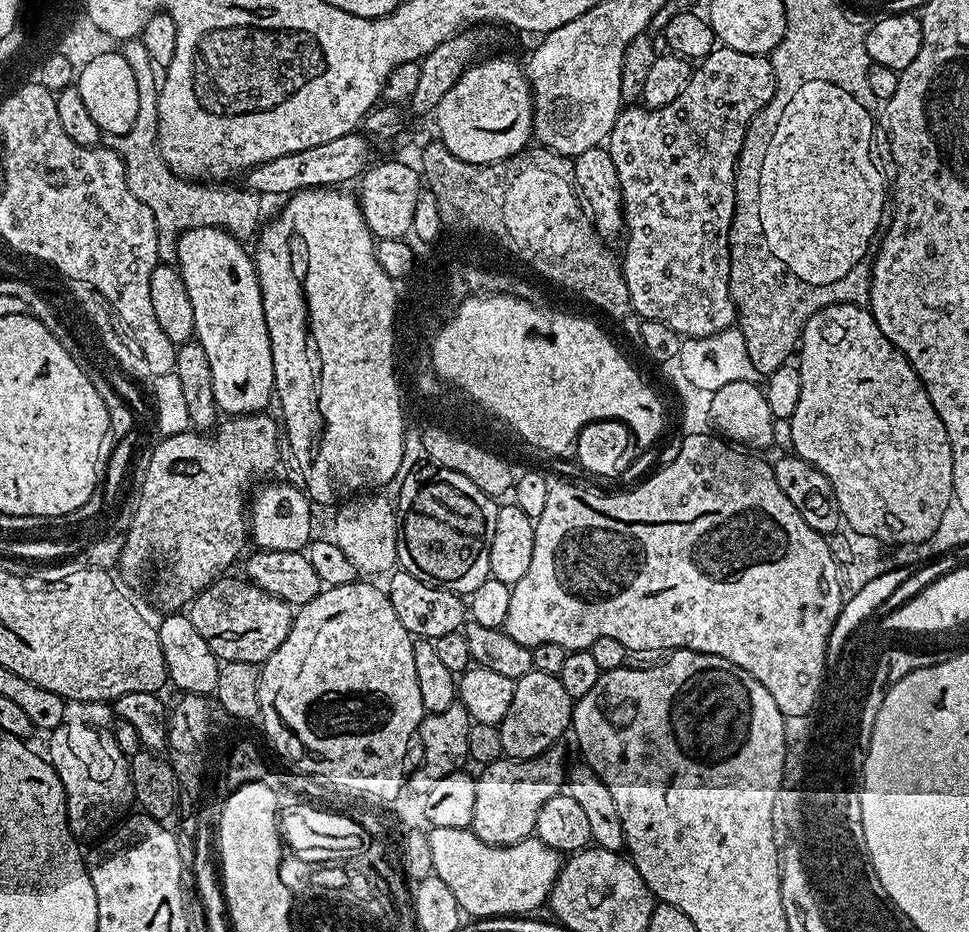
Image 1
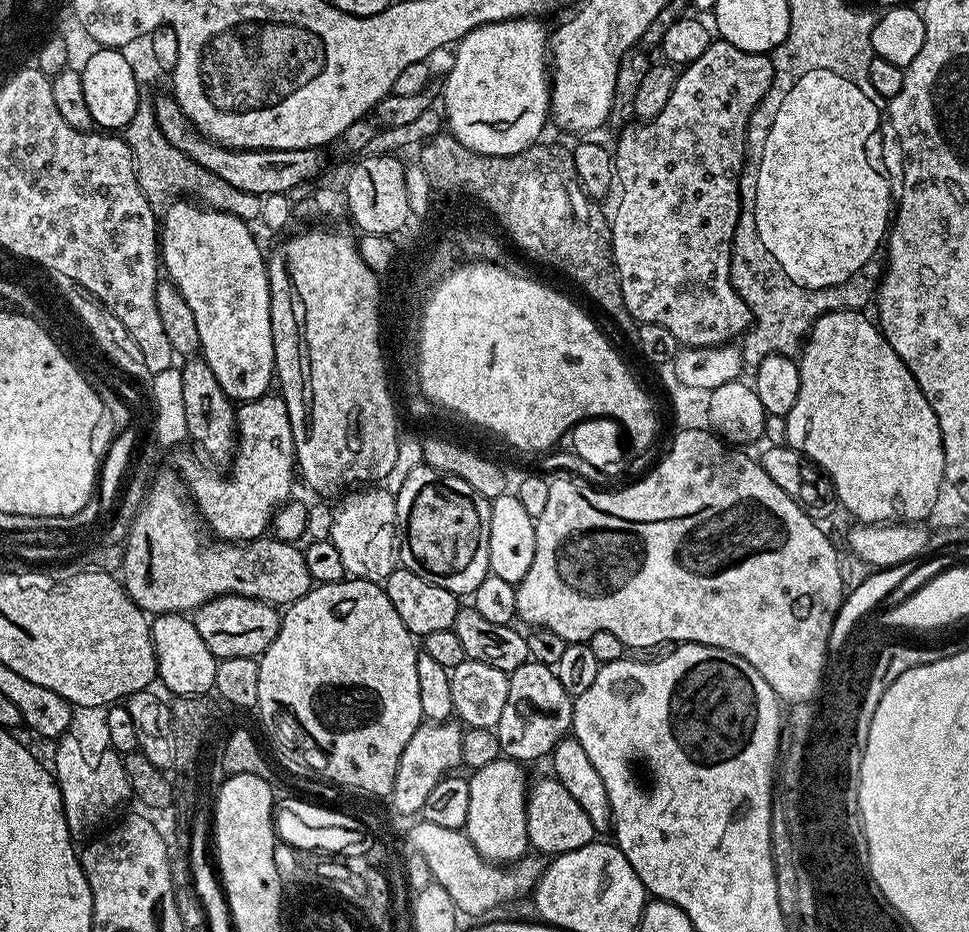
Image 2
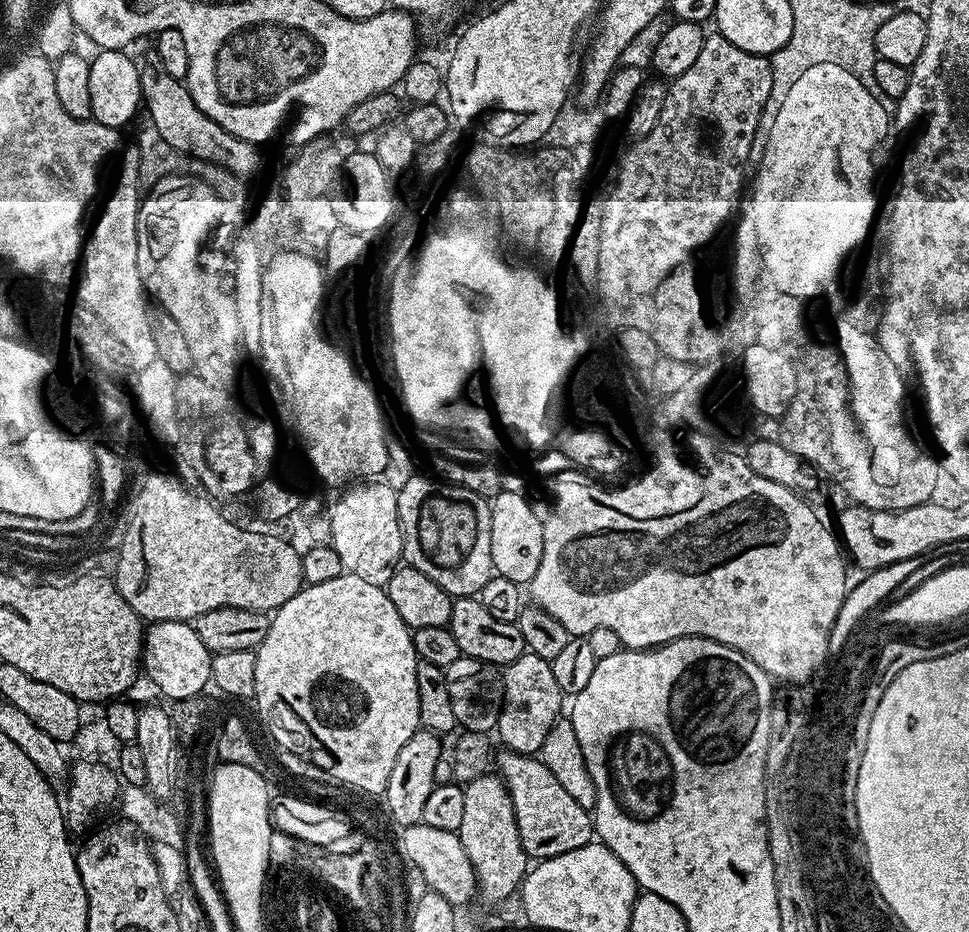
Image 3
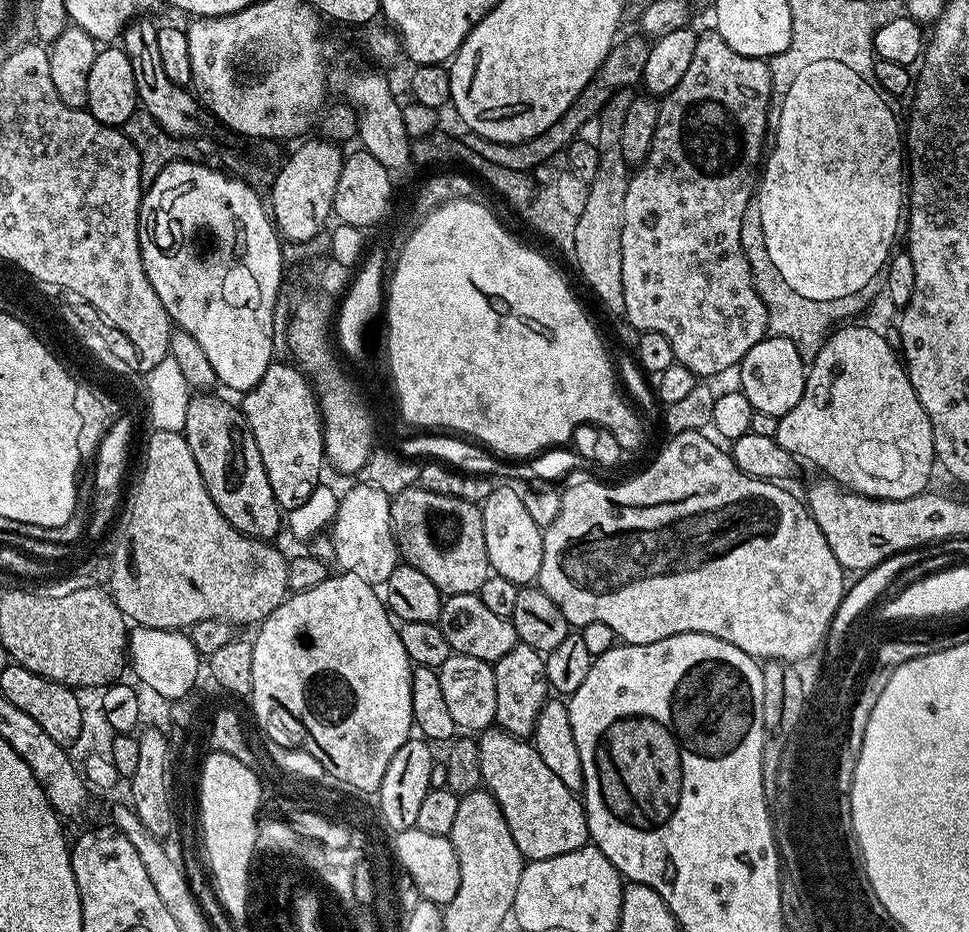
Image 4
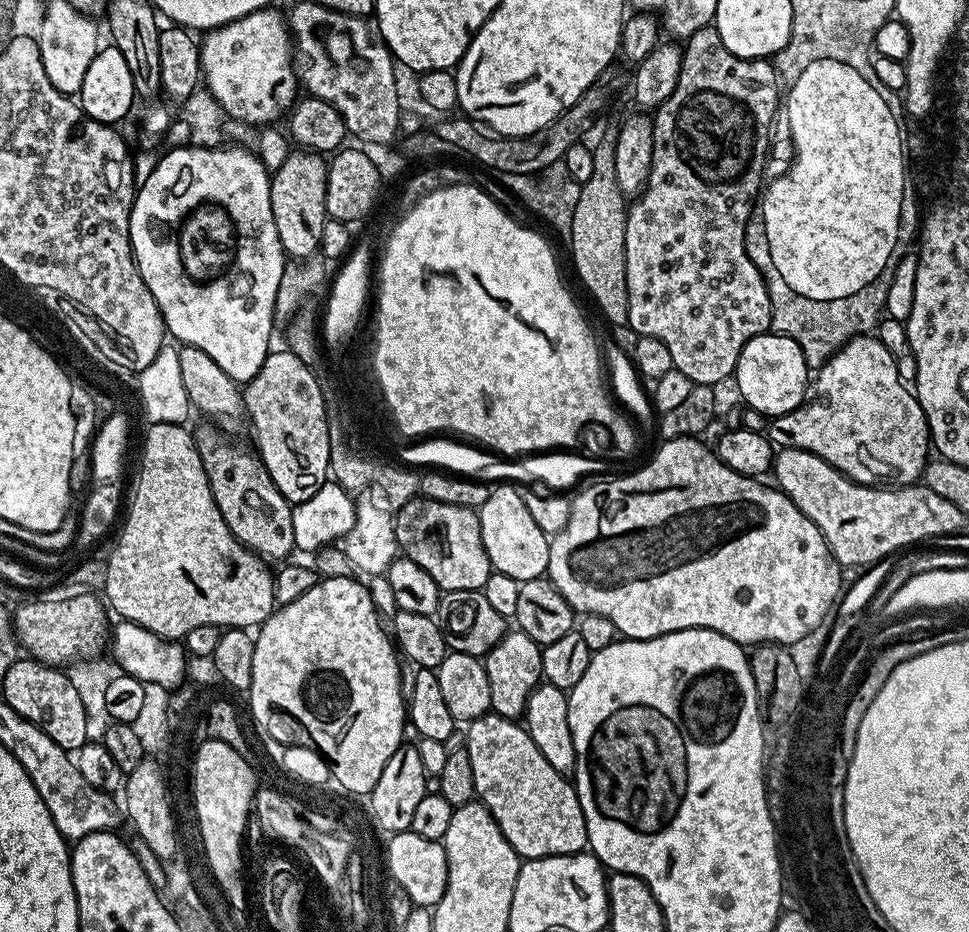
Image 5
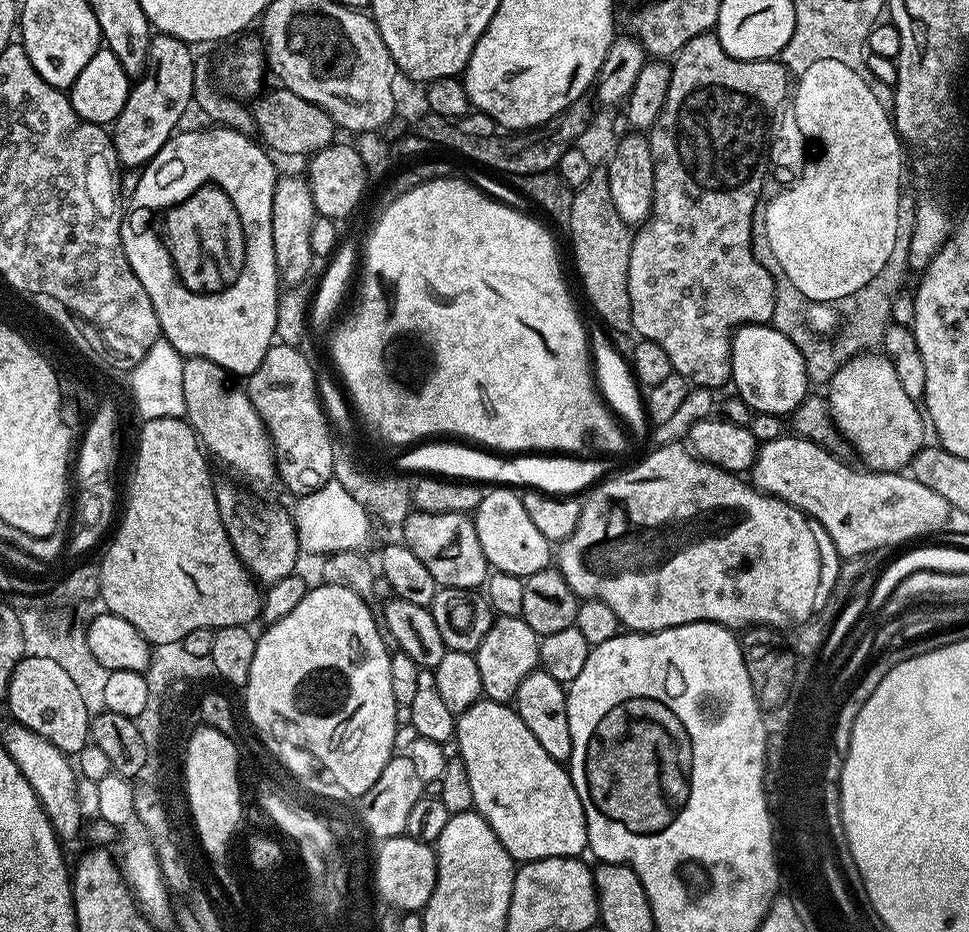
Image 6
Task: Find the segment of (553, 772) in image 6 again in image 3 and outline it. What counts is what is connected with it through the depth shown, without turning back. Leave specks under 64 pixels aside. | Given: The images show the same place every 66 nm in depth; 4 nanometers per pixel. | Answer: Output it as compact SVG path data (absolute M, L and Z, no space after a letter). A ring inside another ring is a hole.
M501 751L495 757L494 768L510 794L514 818L518 822L518 838L533 861L549 860L558 854L578 850L594 840L594 820L589 809L578 806L570 793L558 783L558 778L546 770L535 755L523 756L517 752Z

